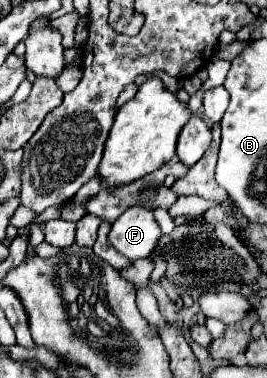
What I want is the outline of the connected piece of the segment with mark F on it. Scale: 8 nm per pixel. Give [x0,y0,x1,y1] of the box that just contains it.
[109,206,161,260]

